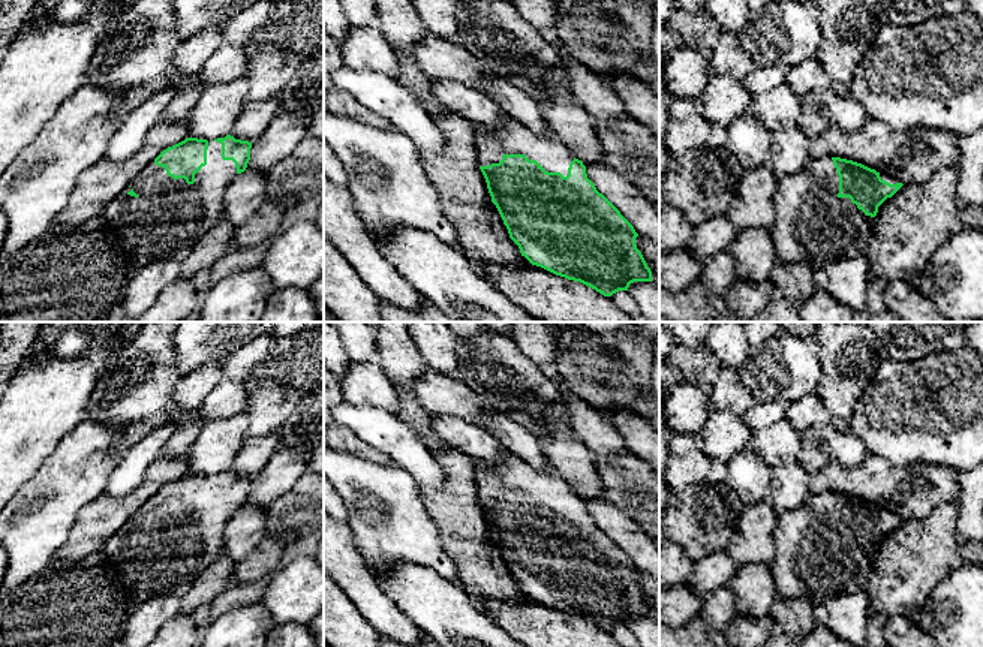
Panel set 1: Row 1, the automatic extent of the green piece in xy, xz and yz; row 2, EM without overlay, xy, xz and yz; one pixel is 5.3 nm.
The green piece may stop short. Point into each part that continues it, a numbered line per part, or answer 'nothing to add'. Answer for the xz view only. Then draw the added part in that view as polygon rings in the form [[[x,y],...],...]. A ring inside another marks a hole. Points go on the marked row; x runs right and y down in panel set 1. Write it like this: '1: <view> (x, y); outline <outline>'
1: xz (513, 138); outline [[[508,118],[502,127],[477,126],[478,165],[499,163],[503,154],[524,154],[547,172],[568,175],[572,153],[551,130],[536,135],[521,123]]]

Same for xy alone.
1: xy (170, 216); outline [[[208,141],[207,165],[195,174],[195,183],[174,180],[150,162],[100,214],[114,241],[127,252],[130,262],[144,268],[154,261],[184,259],[193,244],[223,217],[225,189],[237,175],[232,160],[222,159],[222,144]]]

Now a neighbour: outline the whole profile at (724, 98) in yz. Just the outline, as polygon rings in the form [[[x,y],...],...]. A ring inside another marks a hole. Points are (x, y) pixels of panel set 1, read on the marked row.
[[[731,75],[710,76],[701,99],[701,112],[712,126],[725,129],[749,108],[752,94],[742,85],[742,79]]]

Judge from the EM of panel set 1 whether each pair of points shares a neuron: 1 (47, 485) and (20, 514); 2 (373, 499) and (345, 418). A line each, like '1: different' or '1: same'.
1: same
2: different

